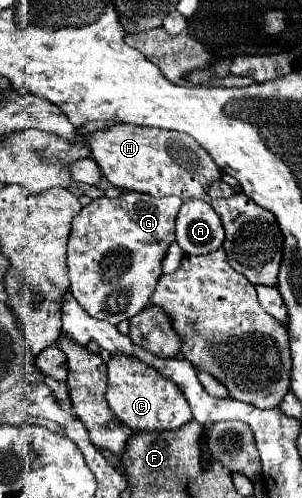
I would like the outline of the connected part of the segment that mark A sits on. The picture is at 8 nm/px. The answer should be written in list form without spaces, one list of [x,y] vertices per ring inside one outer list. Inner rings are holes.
[[[187,201],[177,215],[177,245],[187,255],[207,255],[217,251],[225,241],[221,219],[213,207],[203,201]]]

